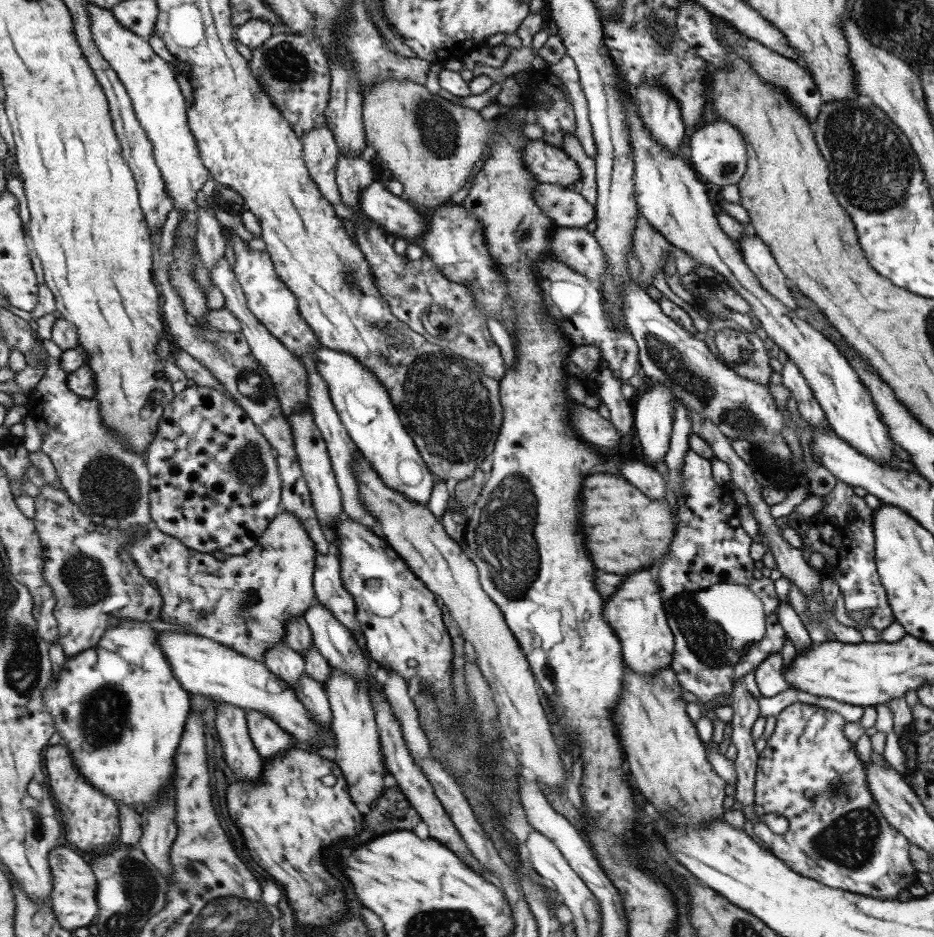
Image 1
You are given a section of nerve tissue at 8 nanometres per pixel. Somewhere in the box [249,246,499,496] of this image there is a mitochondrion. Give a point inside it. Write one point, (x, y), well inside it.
(442, 389)

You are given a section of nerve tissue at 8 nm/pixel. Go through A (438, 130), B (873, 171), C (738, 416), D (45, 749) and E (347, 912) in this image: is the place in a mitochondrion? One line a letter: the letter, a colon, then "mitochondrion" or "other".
A: mitochondrion
B: mitochondrion
C: mitochondrion
D: other
E: other

